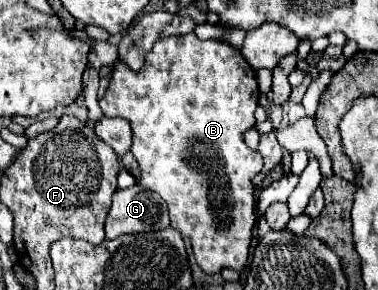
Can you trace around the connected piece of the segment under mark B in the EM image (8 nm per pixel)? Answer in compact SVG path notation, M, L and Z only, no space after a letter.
M194 33L188 35L180 35L180 37L166 37L160 39L150 53L144 59L144 67L140 71L132 71L124 61L116 61L112 75L110 75L110 83L108 89L104 93L104 97L100 99L100 107L104 111L106 117L124 117L130 121L132 127L132 153L142 169L140 175L140 185L146 189L156 191L160 197L164 197L164 201L168 203L168 211L170 211L170 227L178 229L182 235L186 235L192 243L192 251L196 257L196 263L202 267L204 273L220 273L222 269L236 269L242 271L248 263L248 253L250 253L250 243L252 243L252 229L256 223L256 199L254 199L254 185L252 179L262 171L262 155L254 149L250 149L244 143L244 133L248 129L254 127L256 119L254 119L254 109L258 105L258 83L256 83L256 71L248 65L248 61L242 57L242 53L238 49L234 49L232 45L224 43L224 41L200 41Z

